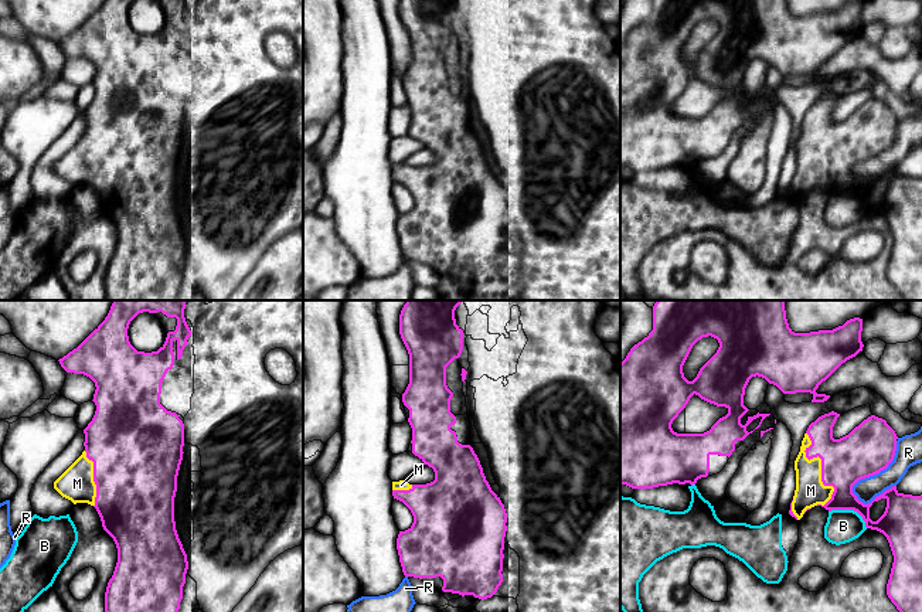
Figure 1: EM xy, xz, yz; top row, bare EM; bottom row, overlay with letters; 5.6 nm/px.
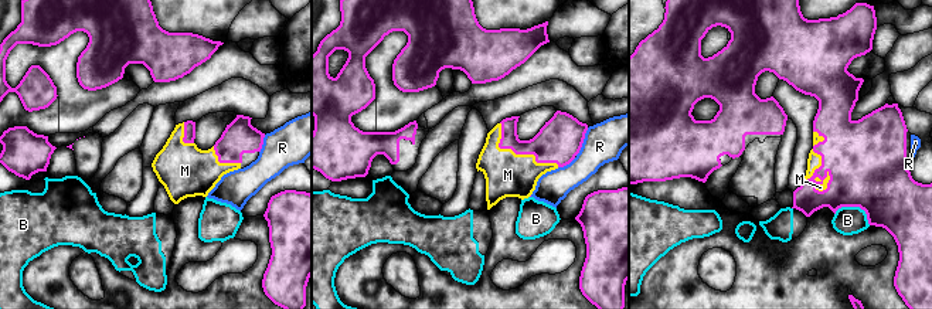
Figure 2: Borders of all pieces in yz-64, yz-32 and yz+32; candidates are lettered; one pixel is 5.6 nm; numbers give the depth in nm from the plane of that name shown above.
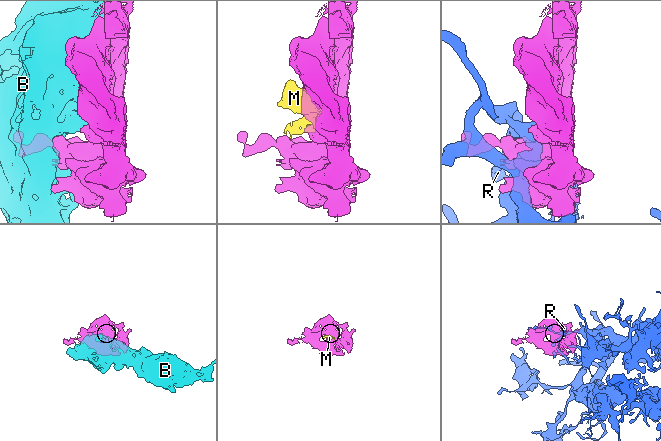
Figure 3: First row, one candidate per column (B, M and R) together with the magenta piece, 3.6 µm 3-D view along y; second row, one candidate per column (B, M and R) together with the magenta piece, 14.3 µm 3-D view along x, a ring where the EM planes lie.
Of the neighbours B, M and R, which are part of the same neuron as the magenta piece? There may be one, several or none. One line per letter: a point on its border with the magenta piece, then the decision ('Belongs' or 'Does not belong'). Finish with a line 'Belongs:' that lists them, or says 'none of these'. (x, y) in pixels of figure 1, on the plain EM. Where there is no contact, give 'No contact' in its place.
B: Touches magenta at yz (850, 191). Does not belong
M: Touches magenta at yz (822, 149). Belongs
R: Touches magenta at yz (873, 157). Does not belong
Belongs: M

